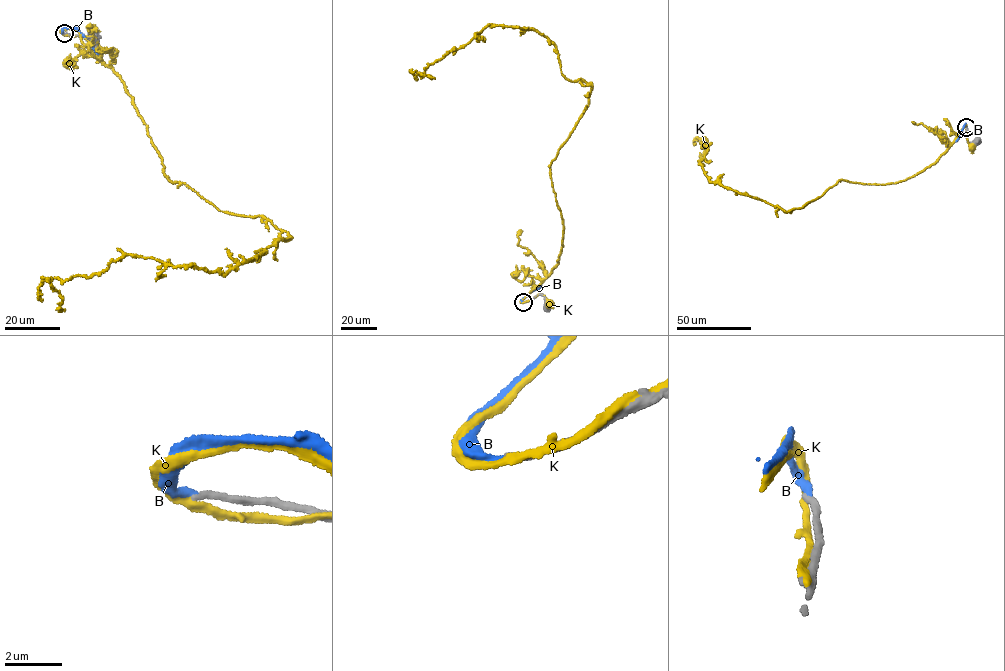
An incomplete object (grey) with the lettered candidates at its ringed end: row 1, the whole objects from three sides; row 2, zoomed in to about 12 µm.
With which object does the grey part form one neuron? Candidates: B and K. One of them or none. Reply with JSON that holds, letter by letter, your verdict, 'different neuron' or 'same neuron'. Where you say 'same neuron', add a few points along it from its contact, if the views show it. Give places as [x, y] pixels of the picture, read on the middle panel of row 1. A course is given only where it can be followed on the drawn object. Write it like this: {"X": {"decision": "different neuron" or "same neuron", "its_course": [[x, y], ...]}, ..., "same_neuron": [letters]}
{"B": {"decision": "same neuron", "its_course": [[524, 302], [527, 293], [541, 285]]}, "K": {"decision": "different neuron"}, "same_neuron": ["B"]}

